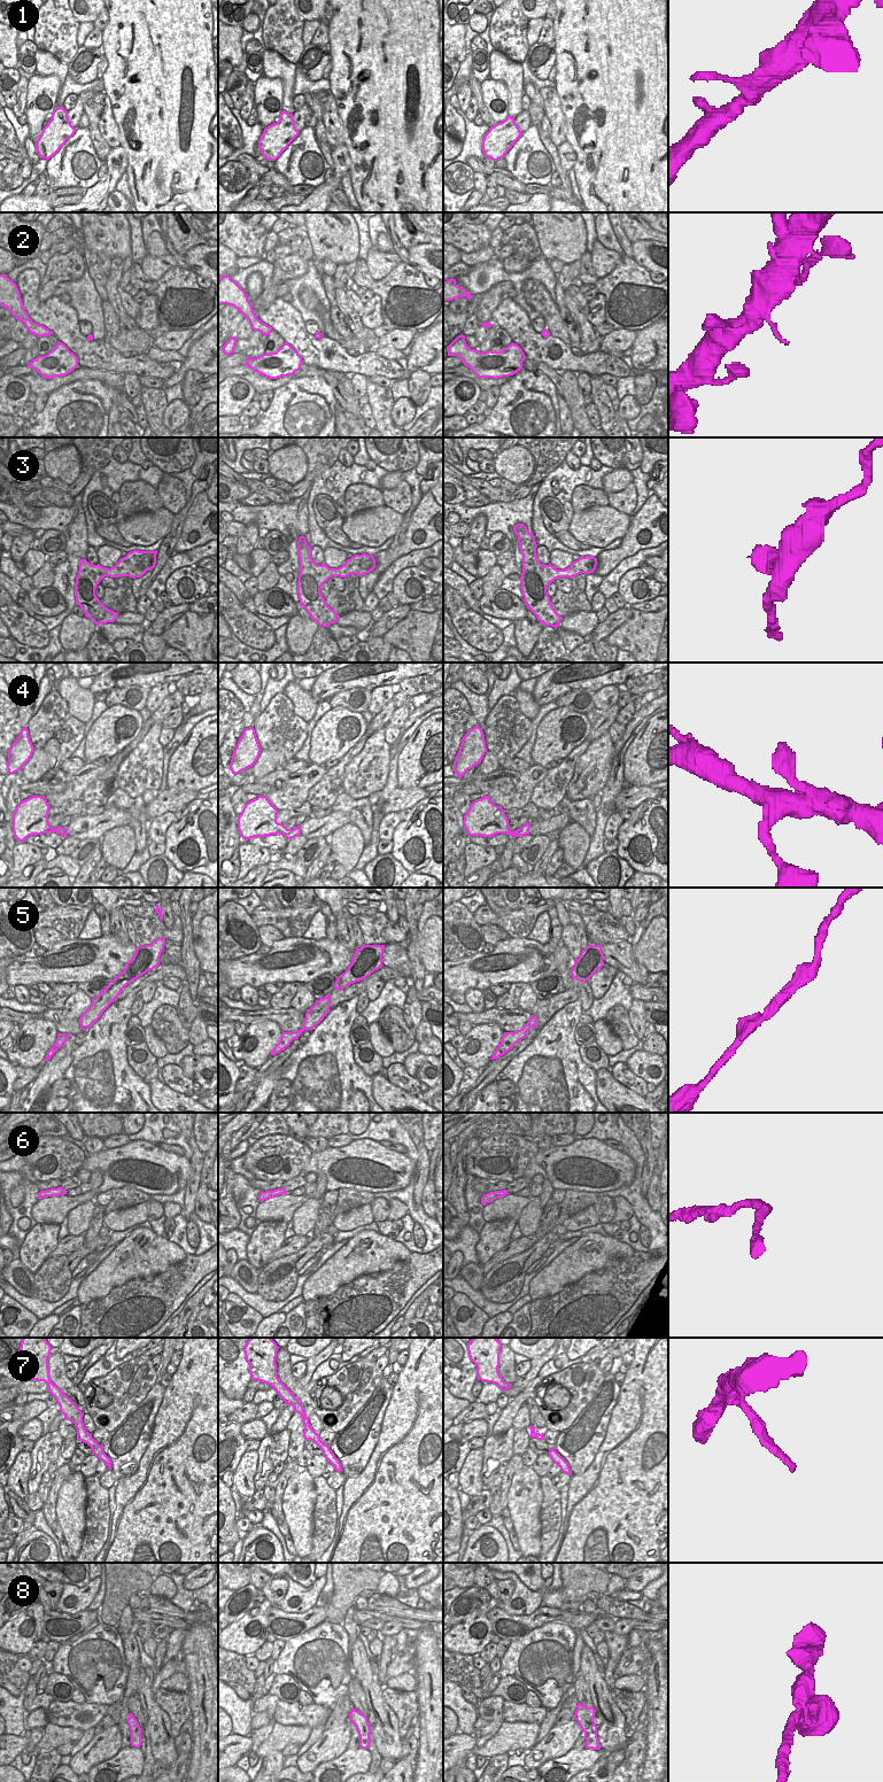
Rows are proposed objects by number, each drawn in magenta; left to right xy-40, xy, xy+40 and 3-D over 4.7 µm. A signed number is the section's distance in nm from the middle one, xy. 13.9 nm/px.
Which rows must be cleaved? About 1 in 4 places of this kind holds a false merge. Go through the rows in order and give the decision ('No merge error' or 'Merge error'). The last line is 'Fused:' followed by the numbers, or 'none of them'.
1: No merge error
2: No merge error
3: No merge error
4: No merge error
5: No merge error
6: No merge error
7: No merge error
8: No merge error
Fused: none of them

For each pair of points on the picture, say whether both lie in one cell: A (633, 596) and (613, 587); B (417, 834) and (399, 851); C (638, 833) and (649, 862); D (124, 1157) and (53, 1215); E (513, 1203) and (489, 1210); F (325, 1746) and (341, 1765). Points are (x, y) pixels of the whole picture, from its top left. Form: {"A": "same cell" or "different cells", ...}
{"A": "different cells", "B": "same cell", "C": "same cell", "D": "same cell", "E": "same cell", "F": "different cells"}

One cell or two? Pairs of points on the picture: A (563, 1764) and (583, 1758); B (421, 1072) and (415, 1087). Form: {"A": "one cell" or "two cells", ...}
{"A": "one cell", "B": "two cells"}

